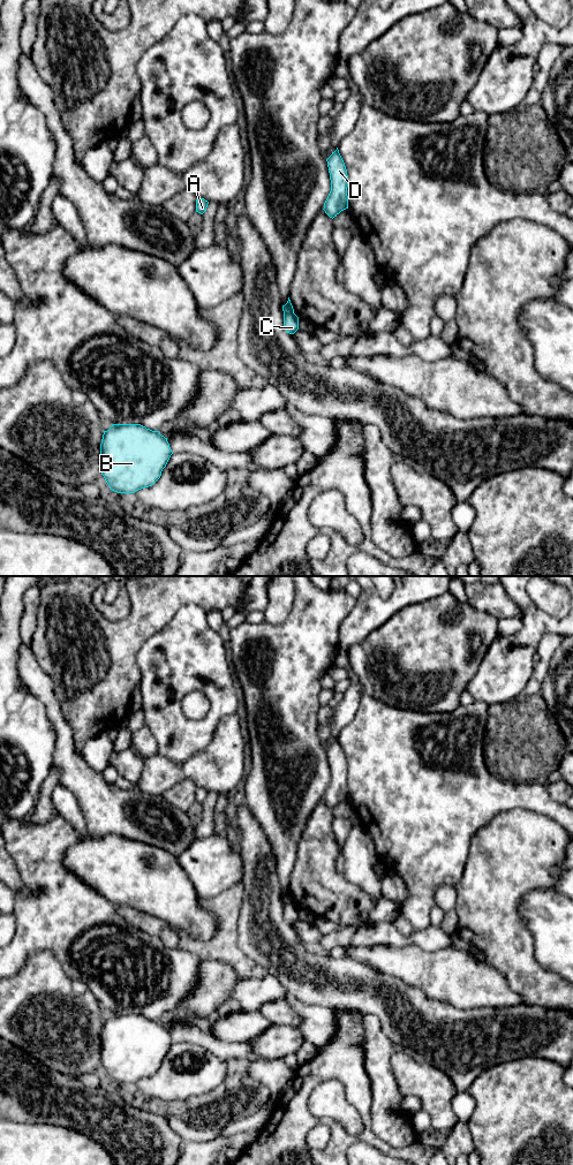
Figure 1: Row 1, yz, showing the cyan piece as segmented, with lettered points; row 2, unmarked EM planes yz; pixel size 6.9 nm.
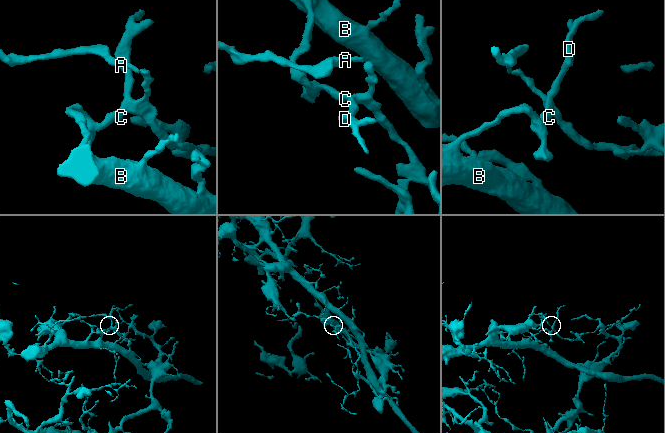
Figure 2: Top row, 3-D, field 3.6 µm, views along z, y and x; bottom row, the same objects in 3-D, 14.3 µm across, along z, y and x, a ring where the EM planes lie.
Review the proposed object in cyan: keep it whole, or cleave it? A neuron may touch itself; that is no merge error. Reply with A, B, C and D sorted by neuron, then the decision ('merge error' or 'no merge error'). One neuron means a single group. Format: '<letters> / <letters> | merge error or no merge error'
A B C / D | merge error

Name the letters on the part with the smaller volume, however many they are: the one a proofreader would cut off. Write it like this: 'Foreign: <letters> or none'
Foreign: D

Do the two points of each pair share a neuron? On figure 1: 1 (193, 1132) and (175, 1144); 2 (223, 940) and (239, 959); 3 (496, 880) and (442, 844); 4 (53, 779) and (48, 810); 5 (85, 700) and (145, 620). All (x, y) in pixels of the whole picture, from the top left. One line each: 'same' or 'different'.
1: different
2: same
3: different
4: same
5: same

